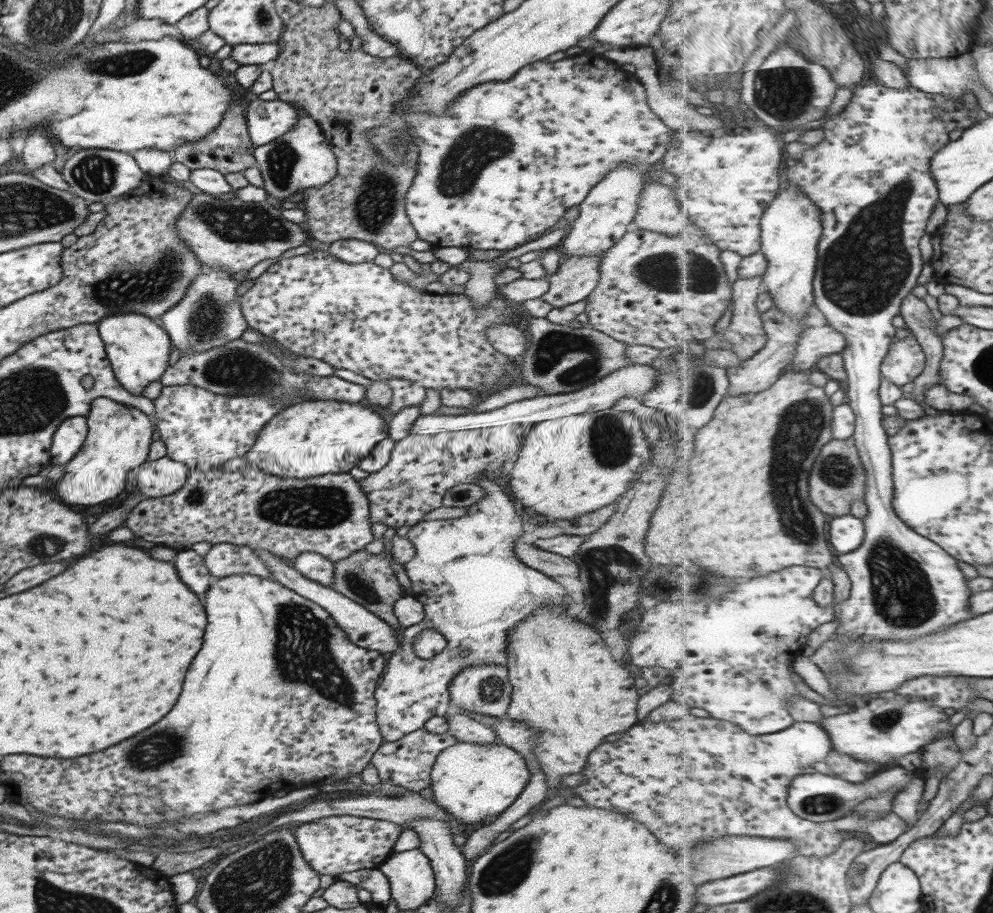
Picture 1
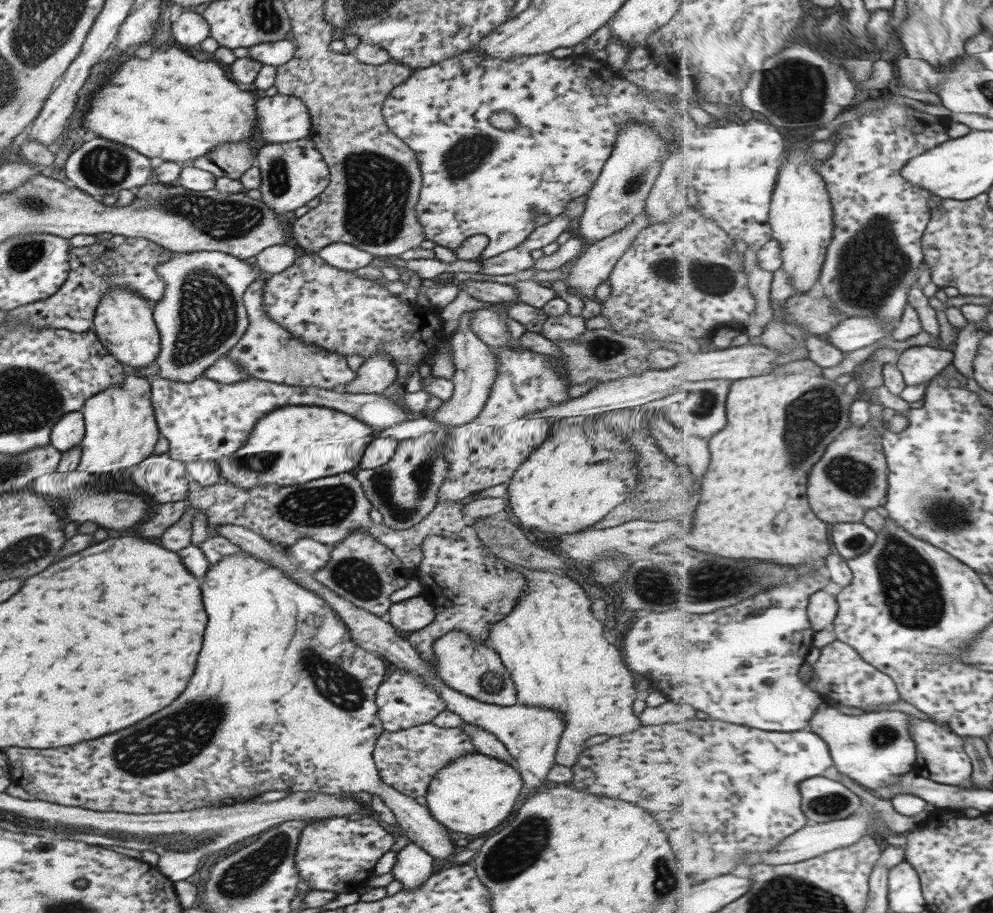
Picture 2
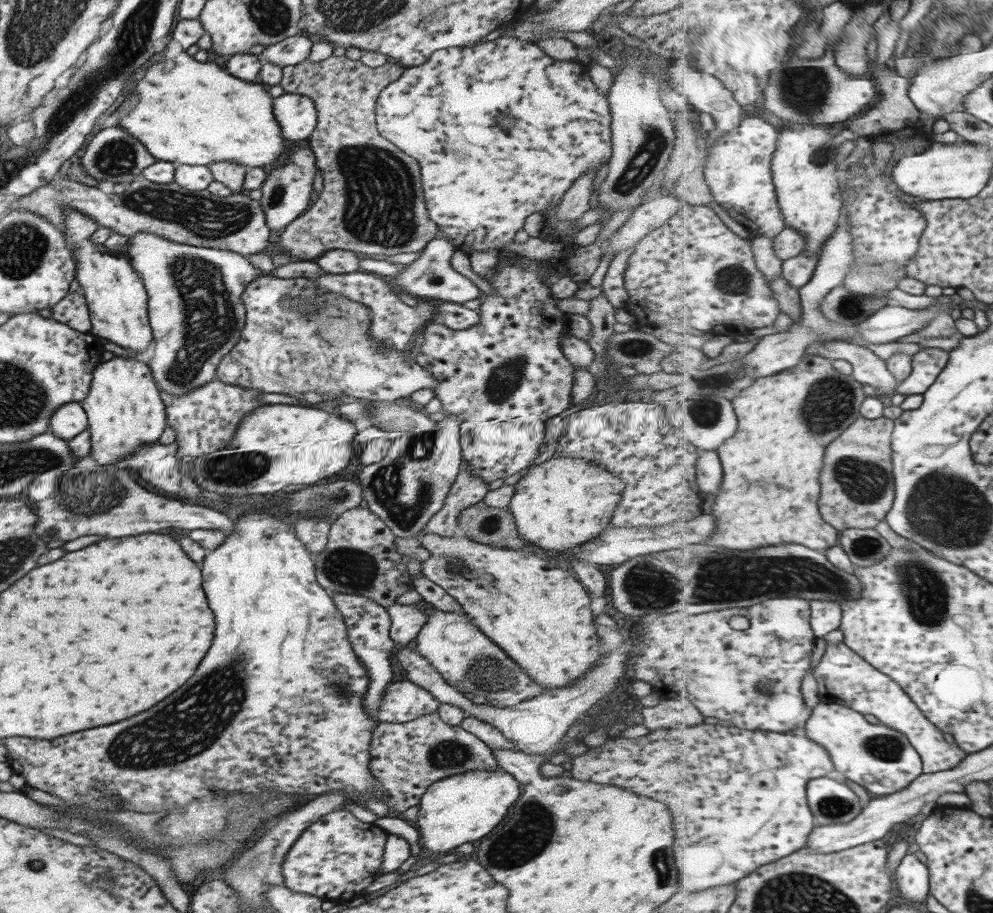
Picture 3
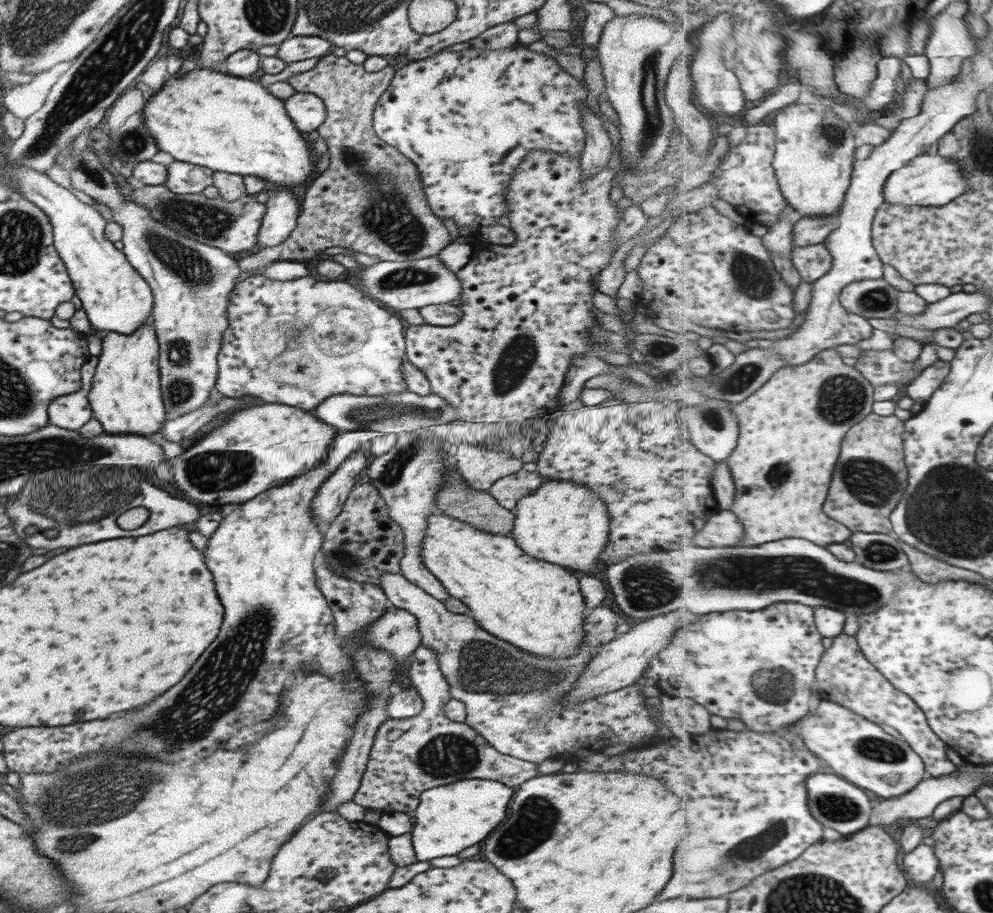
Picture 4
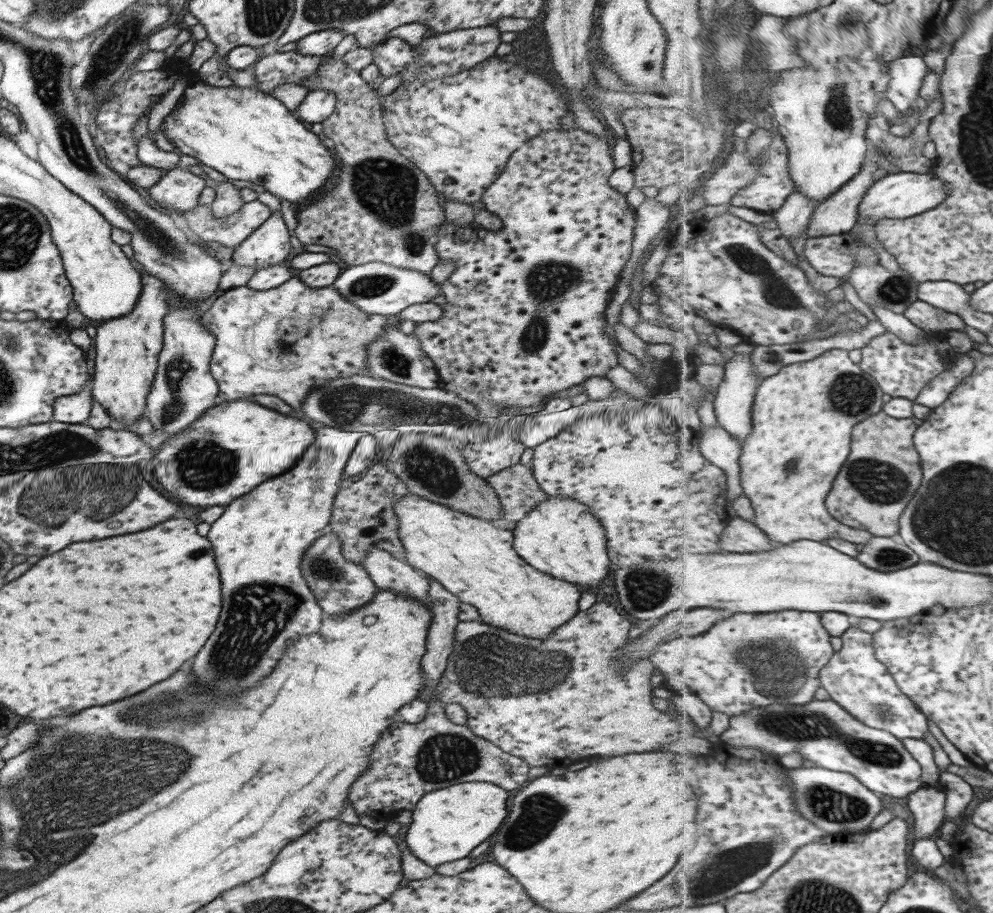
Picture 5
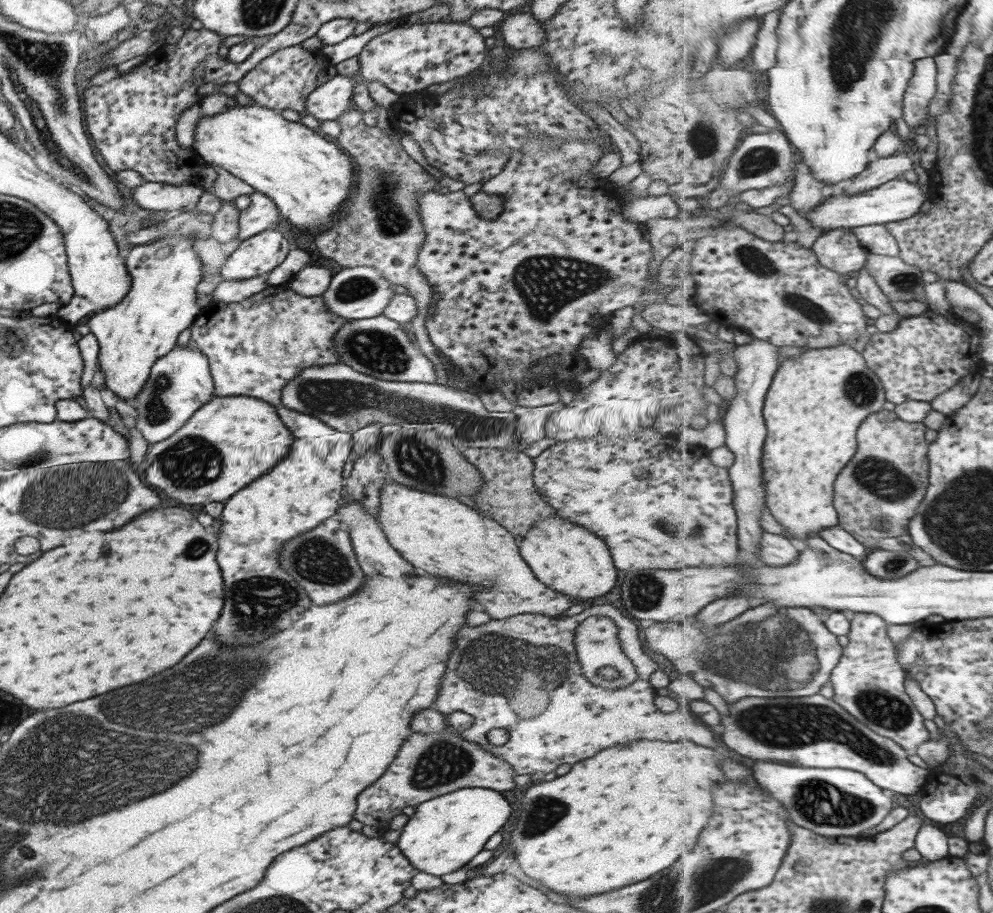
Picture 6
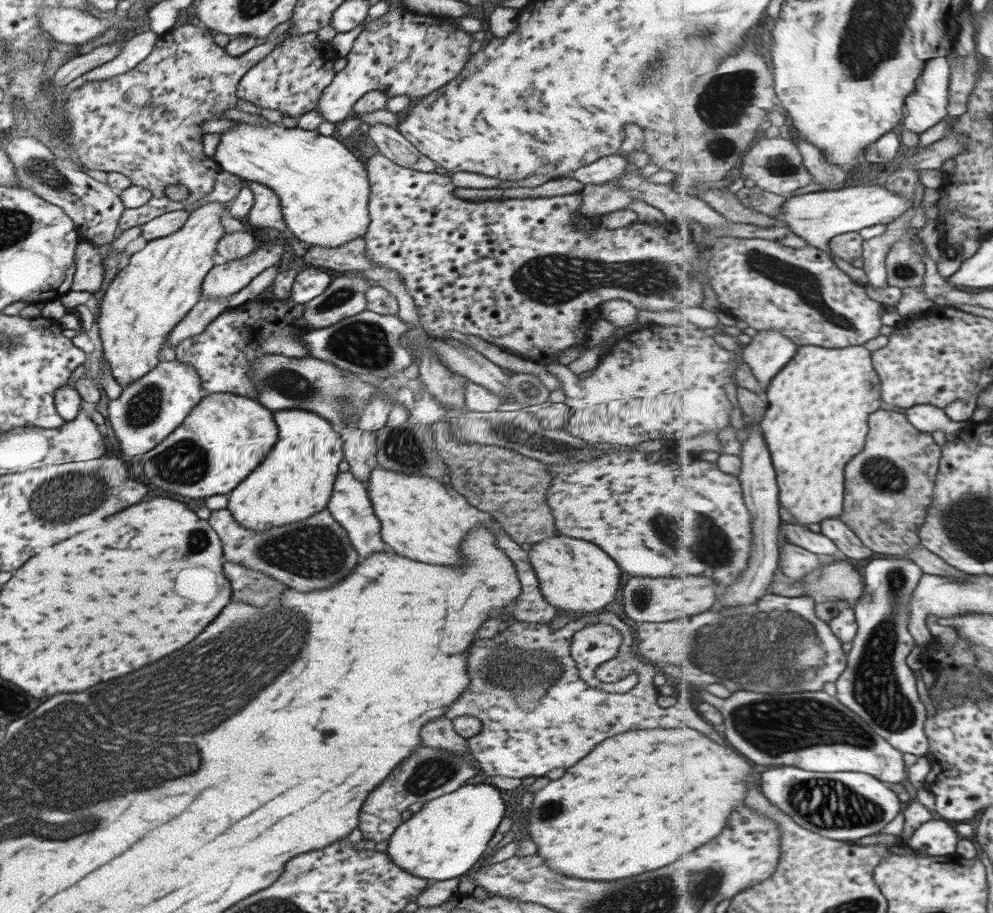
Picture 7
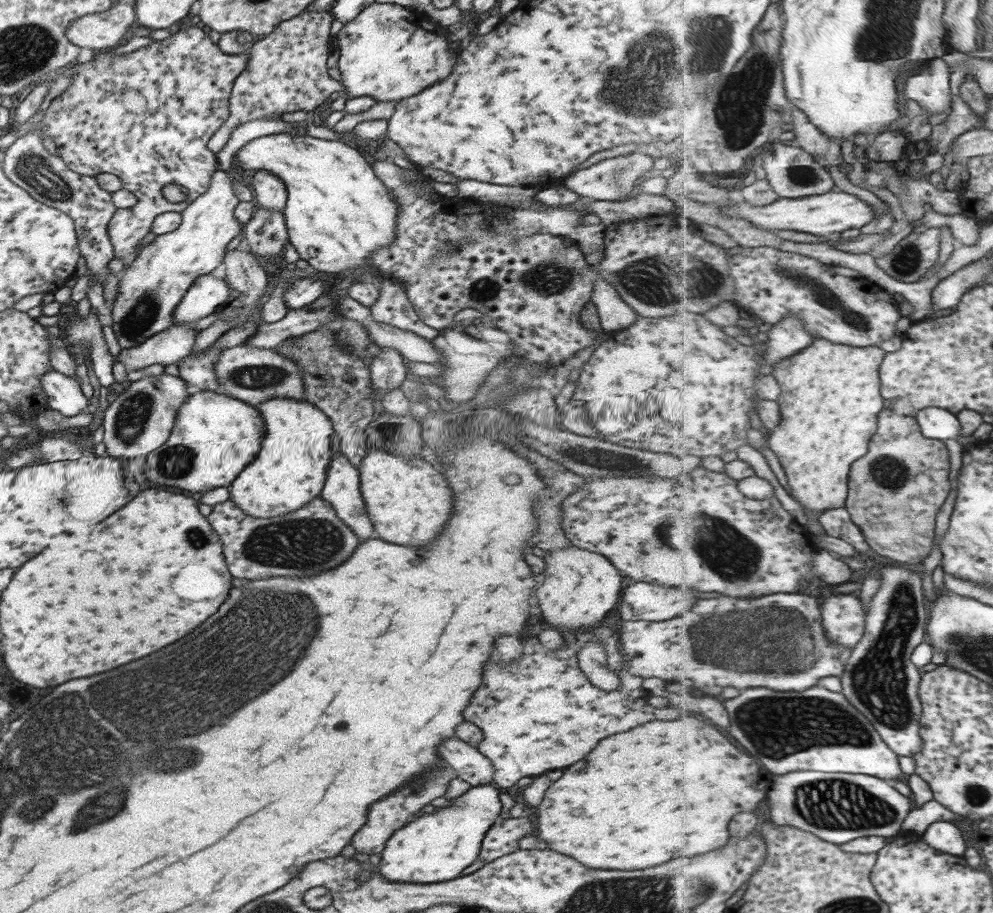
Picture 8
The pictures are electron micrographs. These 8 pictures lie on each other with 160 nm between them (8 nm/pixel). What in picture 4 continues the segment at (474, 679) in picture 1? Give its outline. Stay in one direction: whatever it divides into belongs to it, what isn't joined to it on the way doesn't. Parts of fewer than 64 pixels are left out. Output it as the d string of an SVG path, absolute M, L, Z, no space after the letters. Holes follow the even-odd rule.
M383 572L378 579L389 605L415 616L420 644L435 651L450 698L464 704L464 723L496 752L538 766L543 760L567 756L569 746L571 754L581 748L591 754L619 742L641 740L657 730L651 712L645 708L644 701L648 699L641 693L639 684L633 683L571 706L558 705L590 661L591 649L607 644L618 635L615 625L621 619L611 608L597 605L584 614L584 637L570 657L545 658L520 651L485 632L469 615L453 614L400 572ZM509 722L517 722L519 728L507 728L505 724Z

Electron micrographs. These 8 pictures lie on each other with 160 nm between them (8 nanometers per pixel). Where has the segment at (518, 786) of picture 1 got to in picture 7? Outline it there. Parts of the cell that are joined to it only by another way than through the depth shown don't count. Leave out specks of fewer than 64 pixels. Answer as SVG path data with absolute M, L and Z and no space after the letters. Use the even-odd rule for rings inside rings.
M462 784L454 792L424 803L419 811L399 823L388 838L385 853L395 867L428 881L464 876L479 860L499 826L505 814L503 807L500 792L492 784Z

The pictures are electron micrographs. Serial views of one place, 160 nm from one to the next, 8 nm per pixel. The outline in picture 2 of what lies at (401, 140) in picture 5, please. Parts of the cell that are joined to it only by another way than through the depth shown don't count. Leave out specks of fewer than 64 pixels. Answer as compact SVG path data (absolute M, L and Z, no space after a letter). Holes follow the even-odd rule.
M463 51L445 60L440 60L437 64L427 68L412 69L411 74L394 89L389 91L386 98L383 99L381 112L383 122L387 128L399 139L401 139L414 153L420 170L420 189L418 192L418 201L414 206L418 223L423 229L425 239L433 241L436 246L443 246L455 251L461 246L461 243L470 236L483 235L488 238L488 243L481 254L481 258L491 258L502 255L506 251L515 248L519 243L526 239L528 234L535 228L533 226L533 217L536 213L547 214L550 218L563 213L563 208L567 202L587 194L592 187L603 163L610 156L613 143L615 142L618 130L623 123L627 121L637 121L638 123L647 123L651 128L666 141L673 143L675 141L675 124L681 116L671 108L665 101L657 99L651 101L645 97L645 91L641 93L639 86L635 86L628 81L624 75L619 75L607 68L602 60L595 61L589 55L568 56L563 59L555 59L547 54L535 54L535 56L519 56L504 61L497 59L483 58L478 52ZM505 111L514 114L517 119L517 126L513 130L501 132L489 126L490 114L492 112Z

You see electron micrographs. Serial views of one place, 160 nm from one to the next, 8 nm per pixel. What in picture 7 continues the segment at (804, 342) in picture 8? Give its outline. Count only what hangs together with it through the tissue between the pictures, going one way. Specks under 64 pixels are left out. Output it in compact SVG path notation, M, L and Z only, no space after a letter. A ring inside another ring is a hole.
M759 331L746 345L743 361L747 363L759 379L761 393L757 393L767 402L766 392L774 376L783 370L798 354L798 344L781 331Z

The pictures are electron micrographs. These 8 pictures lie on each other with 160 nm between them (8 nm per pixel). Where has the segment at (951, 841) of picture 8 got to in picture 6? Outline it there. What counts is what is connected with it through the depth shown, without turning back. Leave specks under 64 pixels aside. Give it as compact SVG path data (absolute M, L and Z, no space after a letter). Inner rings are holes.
M928 821L923 828L920 828L915 849L929 861L941 860L951 855L950 837L951 834L947 828Z

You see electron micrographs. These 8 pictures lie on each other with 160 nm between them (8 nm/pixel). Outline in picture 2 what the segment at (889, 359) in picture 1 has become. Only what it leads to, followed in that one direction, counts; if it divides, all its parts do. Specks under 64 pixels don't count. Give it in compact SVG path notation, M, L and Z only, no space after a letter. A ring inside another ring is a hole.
M914 346L899 355L897 361L908 386L925 384L937 378L953 362L953 351L939 347Z

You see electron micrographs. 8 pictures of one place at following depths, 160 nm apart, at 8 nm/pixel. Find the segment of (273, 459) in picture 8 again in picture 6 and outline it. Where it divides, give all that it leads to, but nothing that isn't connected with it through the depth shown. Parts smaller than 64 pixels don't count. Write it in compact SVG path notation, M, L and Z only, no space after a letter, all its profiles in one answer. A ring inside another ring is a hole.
M283 406L277 408L277 414L293 436L287 456L265 476L259 476L259 480L223 502L220 527L215 531L225 602L213 634L227 646L261 642L271 632L301 620L299 614L311 602L291 576L279 570L278 550L286 540L313 530L326 518L334 518L342 500L341 468L350 458L352 435L323 424L315 416Z

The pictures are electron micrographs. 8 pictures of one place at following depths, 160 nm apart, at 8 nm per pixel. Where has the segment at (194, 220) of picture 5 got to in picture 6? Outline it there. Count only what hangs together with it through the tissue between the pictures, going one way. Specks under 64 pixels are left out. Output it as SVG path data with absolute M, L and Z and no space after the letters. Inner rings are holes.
M253 191L250 203L238 214L238 240L242 241L265 229L276 228L281 216L274 202L264 194Z

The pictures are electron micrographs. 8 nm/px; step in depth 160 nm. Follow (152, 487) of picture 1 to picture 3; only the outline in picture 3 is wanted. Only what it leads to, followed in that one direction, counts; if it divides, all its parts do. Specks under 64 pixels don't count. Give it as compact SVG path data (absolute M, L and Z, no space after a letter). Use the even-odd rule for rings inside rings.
M158 441L147 443L133 451L122 461L115 463L115 468L132 468L139 476L159 490L185 496L180 488L180 474L177 465L178 444L162 445Z

